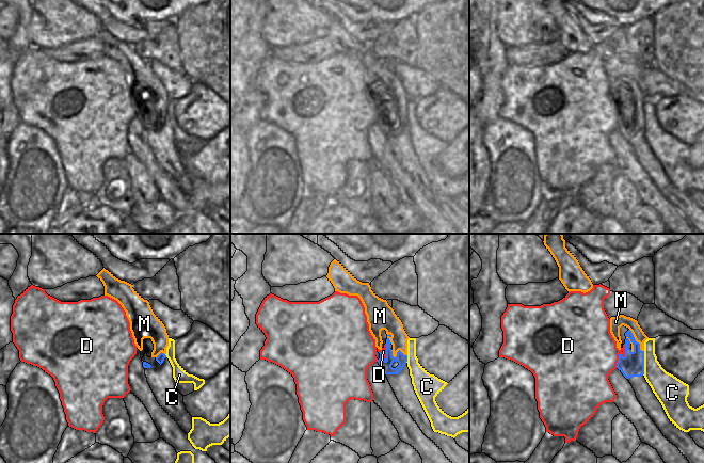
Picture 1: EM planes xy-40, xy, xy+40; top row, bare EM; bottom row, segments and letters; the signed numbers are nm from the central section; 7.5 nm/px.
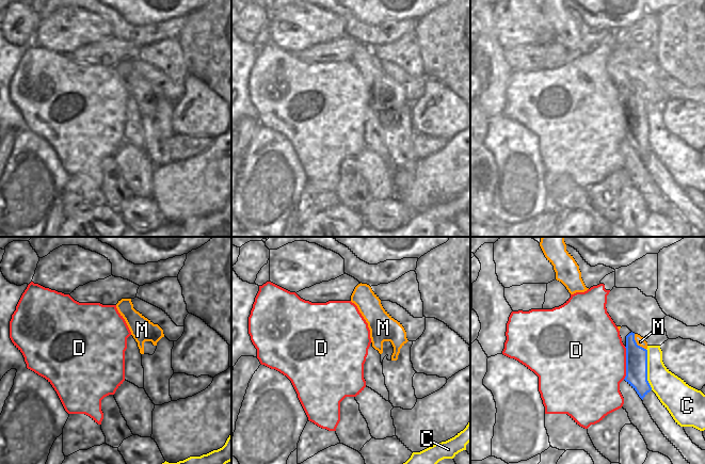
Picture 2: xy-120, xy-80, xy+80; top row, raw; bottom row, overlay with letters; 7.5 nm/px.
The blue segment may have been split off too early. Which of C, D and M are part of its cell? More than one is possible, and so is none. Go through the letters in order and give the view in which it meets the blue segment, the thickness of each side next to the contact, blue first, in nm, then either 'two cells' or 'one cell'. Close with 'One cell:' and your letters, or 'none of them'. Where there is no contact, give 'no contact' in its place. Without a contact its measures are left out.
C: xy+40 | 180/200 nm | two cells
D: xy+40 | 180/460 nm | two cells
M: xy+40 | 180/100 nm | one cell
One cell: M

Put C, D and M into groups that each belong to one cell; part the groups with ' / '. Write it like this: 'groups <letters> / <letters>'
groups C / D / M

